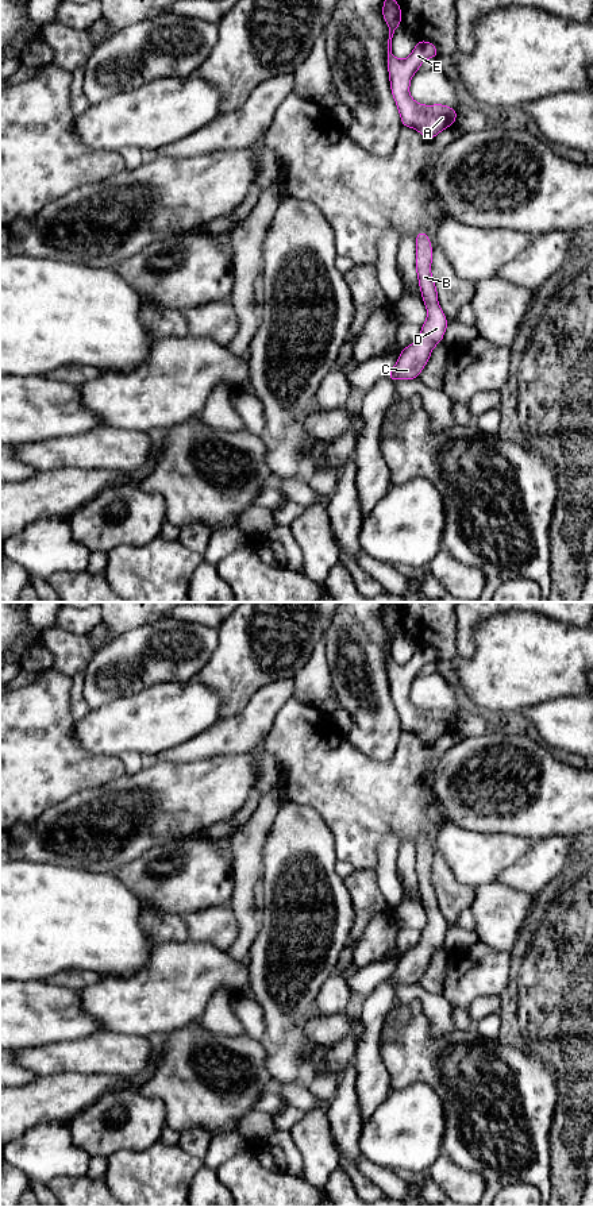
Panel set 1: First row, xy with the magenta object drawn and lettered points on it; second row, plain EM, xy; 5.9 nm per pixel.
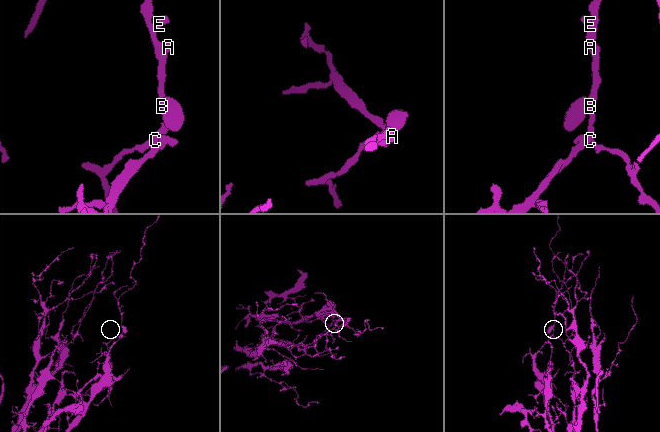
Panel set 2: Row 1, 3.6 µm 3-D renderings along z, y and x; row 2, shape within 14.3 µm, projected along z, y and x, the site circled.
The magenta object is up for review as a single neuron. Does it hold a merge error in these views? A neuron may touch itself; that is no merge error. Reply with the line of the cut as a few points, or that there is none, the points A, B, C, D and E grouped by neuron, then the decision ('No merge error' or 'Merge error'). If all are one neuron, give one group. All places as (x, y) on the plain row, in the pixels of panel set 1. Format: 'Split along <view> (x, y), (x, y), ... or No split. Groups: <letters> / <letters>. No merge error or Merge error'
No split. Groups: A B C D E. No merge error

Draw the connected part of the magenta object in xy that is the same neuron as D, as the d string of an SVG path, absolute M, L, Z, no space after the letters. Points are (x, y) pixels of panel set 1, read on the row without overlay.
M420 836L416 848L416 876L423 906L427 913L427 925L421 930L419 942L401 955L394 972L388 979L393 987L396 983L417 984L419 979L428 968L434 952L443 945L448 930L447 923L438 909L436 890L431 879L432 852L428 840Z

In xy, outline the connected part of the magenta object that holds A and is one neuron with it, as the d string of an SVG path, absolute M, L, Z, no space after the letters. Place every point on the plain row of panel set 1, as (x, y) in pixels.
M385 602L382 621L389 632L388 676L390 695L401 721L401 730L415 733L423 743L432 744L455 728L457 714L443 709L424 710L416 707L409 699L409 690L421 667L438 662L436 651L431 647L417 645L408 663L397 664L392 659L392 643L403 625L400 609L392 602Z

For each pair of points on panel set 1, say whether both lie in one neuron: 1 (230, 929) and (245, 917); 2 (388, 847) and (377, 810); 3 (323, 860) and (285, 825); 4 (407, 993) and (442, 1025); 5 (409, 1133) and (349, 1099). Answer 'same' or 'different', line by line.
1: different
2: different
3: same
4: same
5: different

